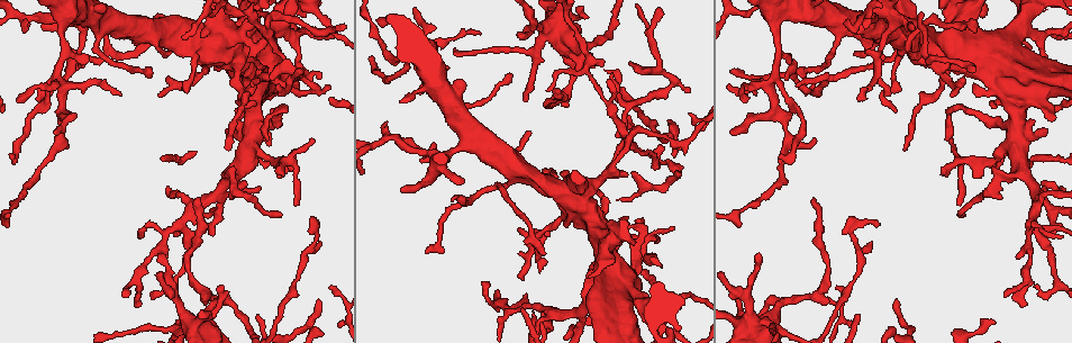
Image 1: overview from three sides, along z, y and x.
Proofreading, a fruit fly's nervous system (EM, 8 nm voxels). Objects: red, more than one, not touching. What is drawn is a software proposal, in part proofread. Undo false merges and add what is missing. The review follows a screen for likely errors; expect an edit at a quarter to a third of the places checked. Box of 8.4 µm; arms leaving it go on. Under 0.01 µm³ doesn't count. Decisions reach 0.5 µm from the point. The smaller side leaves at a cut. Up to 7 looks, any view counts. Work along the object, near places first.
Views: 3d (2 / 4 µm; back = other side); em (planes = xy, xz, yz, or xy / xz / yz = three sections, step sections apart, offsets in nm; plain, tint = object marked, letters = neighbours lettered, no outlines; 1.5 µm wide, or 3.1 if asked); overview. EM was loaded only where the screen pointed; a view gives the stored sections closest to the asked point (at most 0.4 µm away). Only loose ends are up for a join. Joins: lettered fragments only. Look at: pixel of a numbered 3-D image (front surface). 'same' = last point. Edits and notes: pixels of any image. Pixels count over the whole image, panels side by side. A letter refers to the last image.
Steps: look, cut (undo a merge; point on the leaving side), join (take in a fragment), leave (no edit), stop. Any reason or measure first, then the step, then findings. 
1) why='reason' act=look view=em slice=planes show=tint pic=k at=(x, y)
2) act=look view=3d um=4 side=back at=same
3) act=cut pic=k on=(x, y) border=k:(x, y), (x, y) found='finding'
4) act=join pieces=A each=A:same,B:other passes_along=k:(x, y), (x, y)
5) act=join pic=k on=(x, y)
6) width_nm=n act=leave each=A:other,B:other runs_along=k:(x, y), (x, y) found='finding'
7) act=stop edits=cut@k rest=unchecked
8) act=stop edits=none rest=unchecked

why='sudden change in width' act=look view=em slice=planes show=letters pic=1 at=(193, 60)

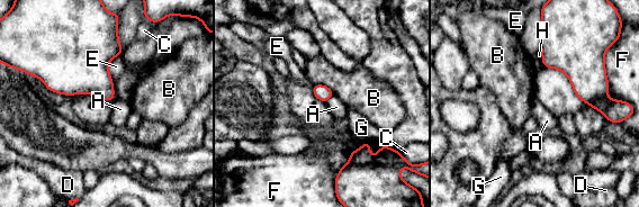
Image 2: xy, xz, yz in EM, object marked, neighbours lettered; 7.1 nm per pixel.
width_nm=110 act=leave each=A:other,B:other,C:other,D:other,E:other,F:other,G:other,H:other border=2:(314, 83), (326, 86), (334, 93) found='all the same neuron'

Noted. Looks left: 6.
why='thin end' act=look view=em slice=planes show=letters pic=1 at=(957, 204)

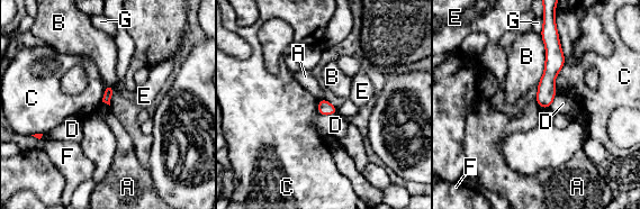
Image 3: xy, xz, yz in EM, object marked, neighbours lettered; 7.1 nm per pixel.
longest_contact=C:480nm act=leave each=A:other,B:other,C:other,D:other,E:other,F:other,G:other border=3:(102, 101), (109, 106) found='no lettered fragment goes on from it'

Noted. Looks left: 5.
act=look view=em slice=yz step=8 show=plain pic=1 at=(177, 193)

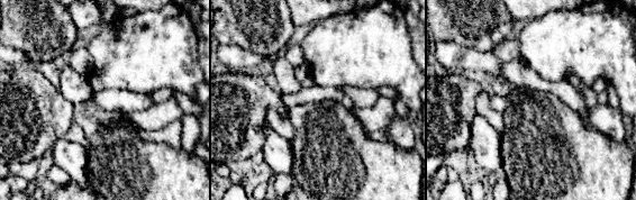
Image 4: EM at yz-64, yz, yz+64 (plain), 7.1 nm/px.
why='where the object lies' act=look view=em slice=yz step=8 show=tint at=same

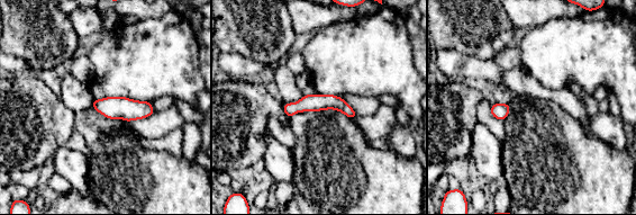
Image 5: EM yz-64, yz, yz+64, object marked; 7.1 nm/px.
act=look view=em slice=yz step=8 show=letters at=same

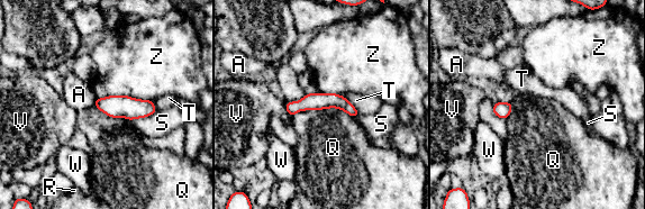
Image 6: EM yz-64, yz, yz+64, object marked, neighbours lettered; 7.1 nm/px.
longest_contact=Q:480nm act=leave each=A:other,Q:other,R:other,S:other,T:other,V:other,W:other,Z:other found='continuous, no second neuron'

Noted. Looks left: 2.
act=stop edits=none rest=unchecked

